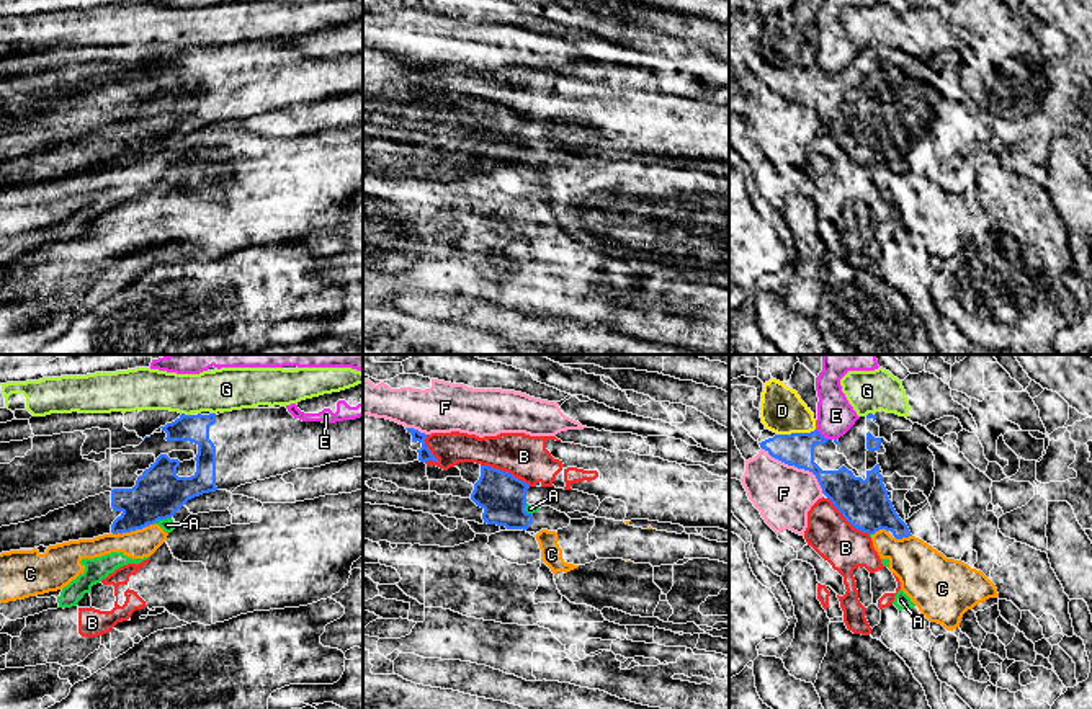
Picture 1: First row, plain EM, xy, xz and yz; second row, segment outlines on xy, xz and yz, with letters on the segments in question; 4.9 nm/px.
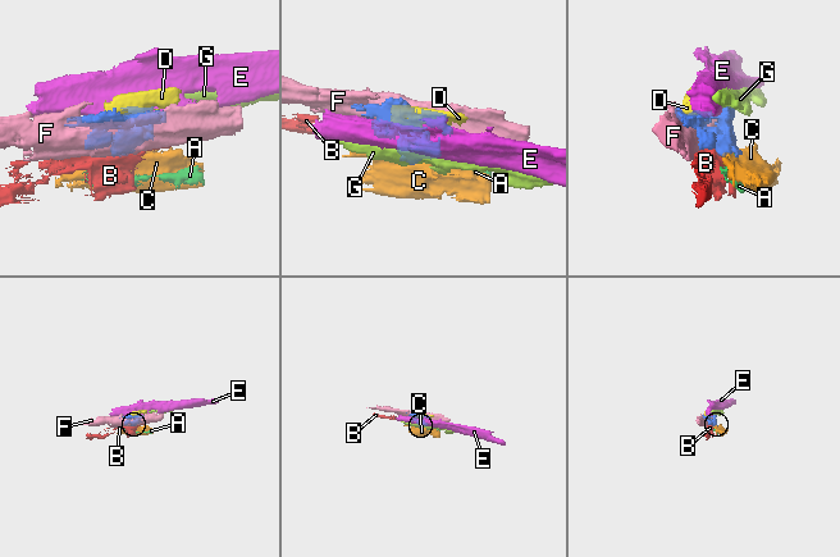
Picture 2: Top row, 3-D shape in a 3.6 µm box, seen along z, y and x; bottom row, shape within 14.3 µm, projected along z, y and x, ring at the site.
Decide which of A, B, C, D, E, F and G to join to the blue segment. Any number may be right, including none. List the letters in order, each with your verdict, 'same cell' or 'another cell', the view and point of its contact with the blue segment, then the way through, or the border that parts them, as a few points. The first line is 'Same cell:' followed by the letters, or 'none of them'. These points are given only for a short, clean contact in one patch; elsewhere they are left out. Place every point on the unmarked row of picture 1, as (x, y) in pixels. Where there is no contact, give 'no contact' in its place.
Same cell: none of them
A: another cell | xy (161, 152) | along xy (170, 151), (152, 157)
B: another cell | xz (505, 107)
C: another cell | xy (129, 165) | along xy (147, 159), (138, 164), (111, 167)
D: another cell | yz (795, 67)
E: another cell | yz (821, 69)
F: another cell | yz (796, 100)
G: another cell | xy (187, 49) | along xy (182, 46), (190, 49)

